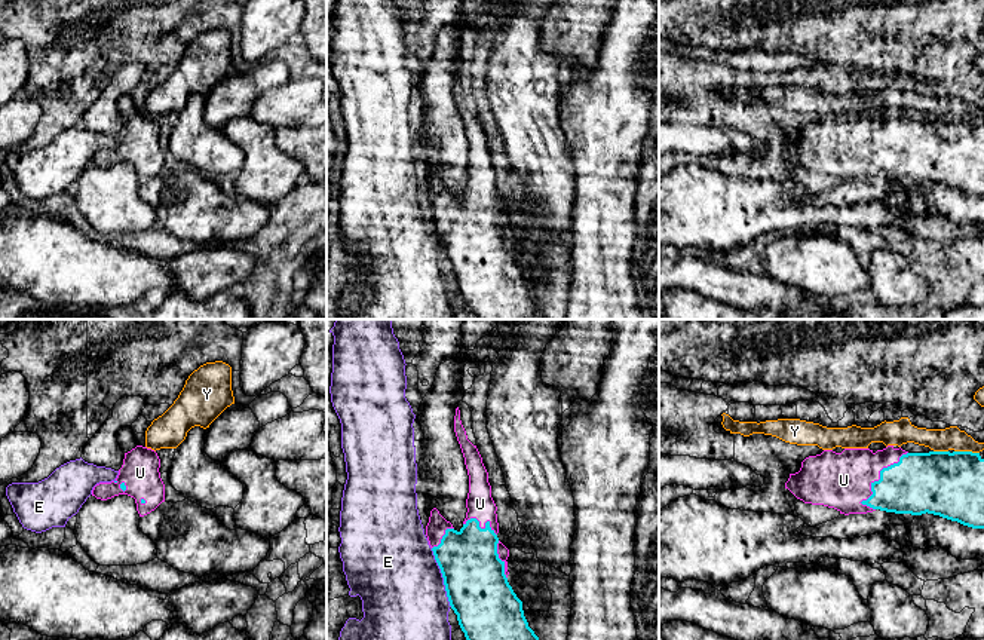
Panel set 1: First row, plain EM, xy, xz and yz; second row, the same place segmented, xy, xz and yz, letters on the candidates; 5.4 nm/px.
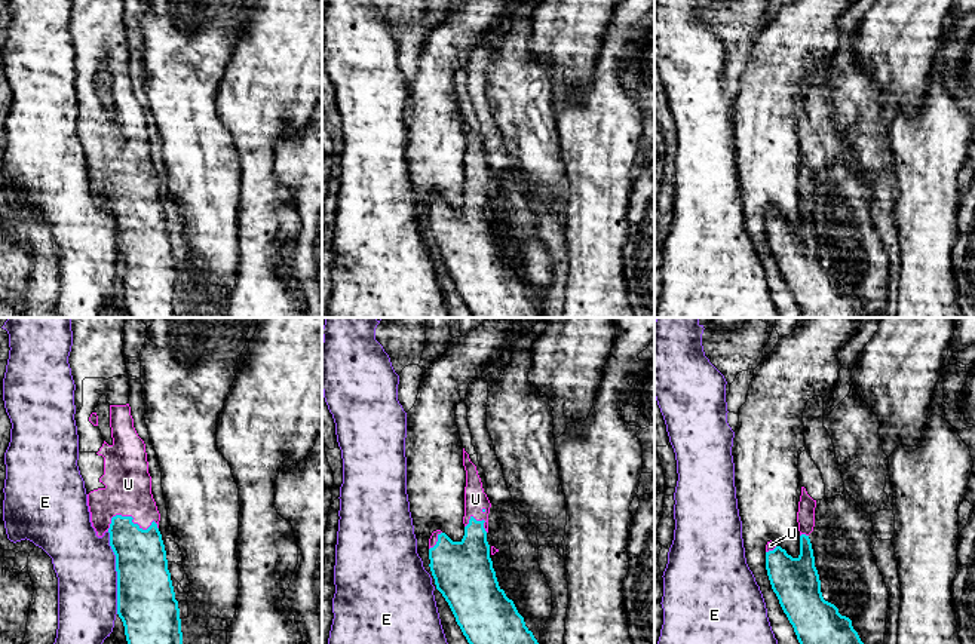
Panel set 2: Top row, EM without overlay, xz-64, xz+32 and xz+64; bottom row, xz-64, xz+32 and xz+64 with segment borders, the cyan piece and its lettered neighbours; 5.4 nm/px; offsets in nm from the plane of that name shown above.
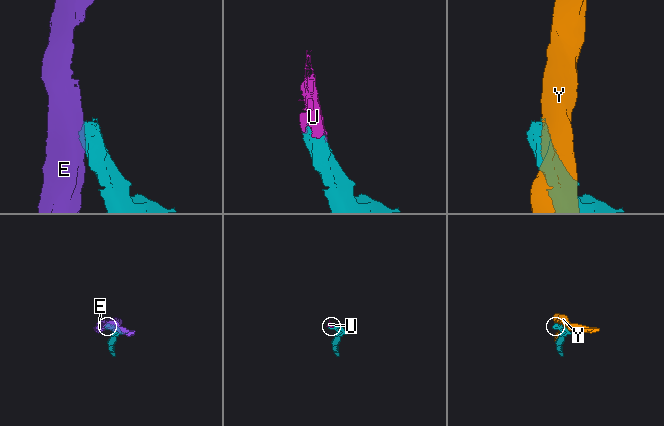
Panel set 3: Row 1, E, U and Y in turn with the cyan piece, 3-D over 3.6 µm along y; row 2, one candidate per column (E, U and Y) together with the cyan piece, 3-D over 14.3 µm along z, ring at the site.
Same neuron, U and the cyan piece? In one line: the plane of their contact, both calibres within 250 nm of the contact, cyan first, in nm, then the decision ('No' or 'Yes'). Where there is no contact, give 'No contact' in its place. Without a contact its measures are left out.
Touches cyan in yz. Thickness 320 nm (cyan) against 300 nm. Yes

